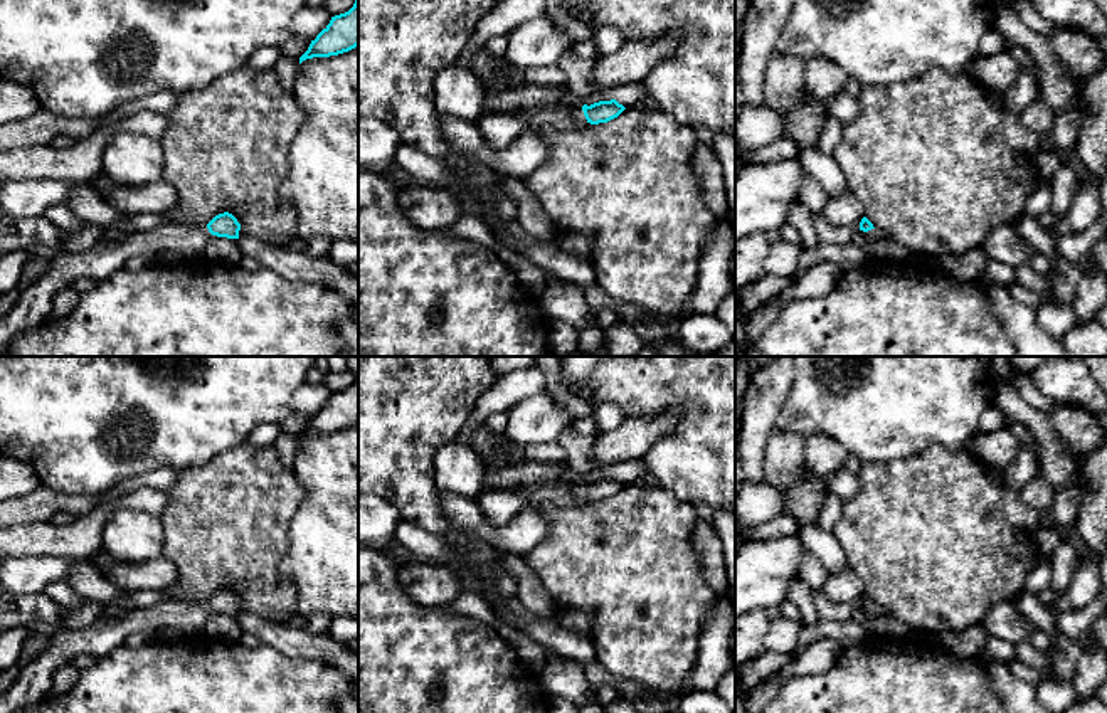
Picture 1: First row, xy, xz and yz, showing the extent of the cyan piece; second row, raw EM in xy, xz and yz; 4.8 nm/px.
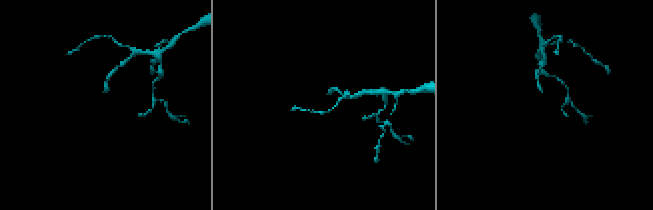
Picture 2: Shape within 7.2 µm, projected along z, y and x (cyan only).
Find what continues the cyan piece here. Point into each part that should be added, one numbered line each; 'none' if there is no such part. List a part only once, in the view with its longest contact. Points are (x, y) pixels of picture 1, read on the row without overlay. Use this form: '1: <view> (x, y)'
1: xz (557, 491)

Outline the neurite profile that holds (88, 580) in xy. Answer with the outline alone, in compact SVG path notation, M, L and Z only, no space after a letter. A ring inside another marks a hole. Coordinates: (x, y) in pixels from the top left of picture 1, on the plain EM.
M79 560L76 572L67 582L86 600L93 600L99 605L113 604L130 594L114 585L93 560Z

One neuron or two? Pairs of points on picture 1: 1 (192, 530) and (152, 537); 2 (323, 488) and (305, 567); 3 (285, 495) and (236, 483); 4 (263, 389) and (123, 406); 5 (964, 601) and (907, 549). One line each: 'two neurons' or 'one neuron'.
1: two neurons
2: one neuron
3: one neuron
4: one neuron
5: one neuron

